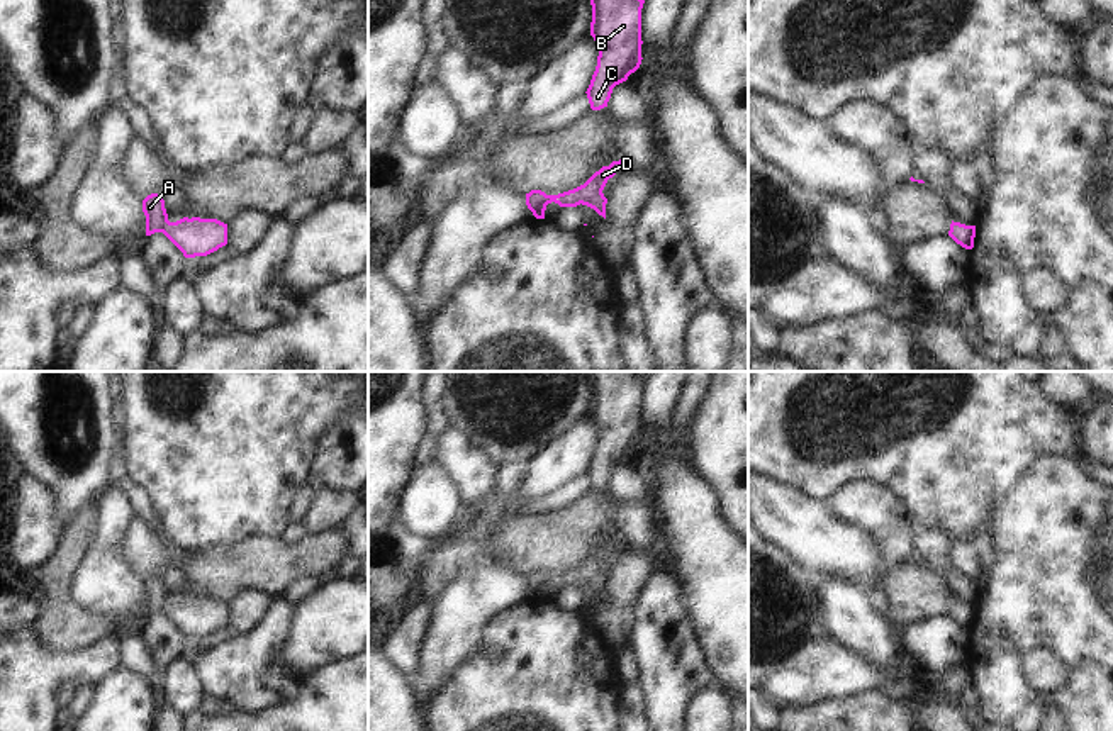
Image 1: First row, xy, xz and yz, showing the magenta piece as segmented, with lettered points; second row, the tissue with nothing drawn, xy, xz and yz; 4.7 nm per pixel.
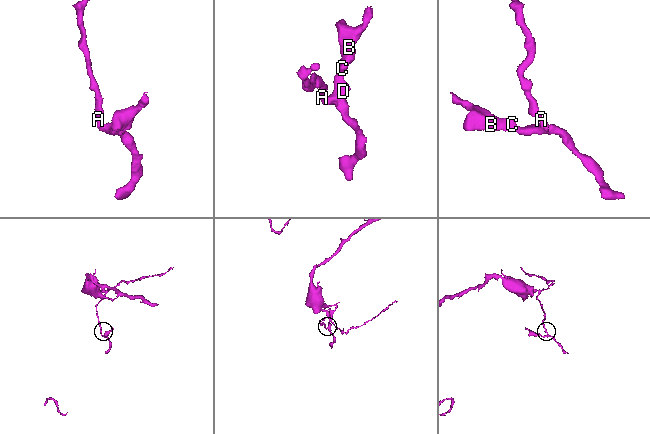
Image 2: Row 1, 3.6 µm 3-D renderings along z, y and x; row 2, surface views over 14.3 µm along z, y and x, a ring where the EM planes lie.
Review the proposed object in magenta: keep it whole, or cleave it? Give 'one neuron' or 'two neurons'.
two neurons

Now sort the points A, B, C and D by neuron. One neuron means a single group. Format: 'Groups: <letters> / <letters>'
Groups: A / B C D

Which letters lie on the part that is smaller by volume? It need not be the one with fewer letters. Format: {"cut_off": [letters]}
{"cut_off": ["B", "C", "D"]}

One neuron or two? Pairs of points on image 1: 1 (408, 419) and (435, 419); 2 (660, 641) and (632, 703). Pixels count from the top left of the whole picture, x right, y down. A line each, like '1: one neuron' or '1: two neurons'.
1: two neurons
2: two neurons

